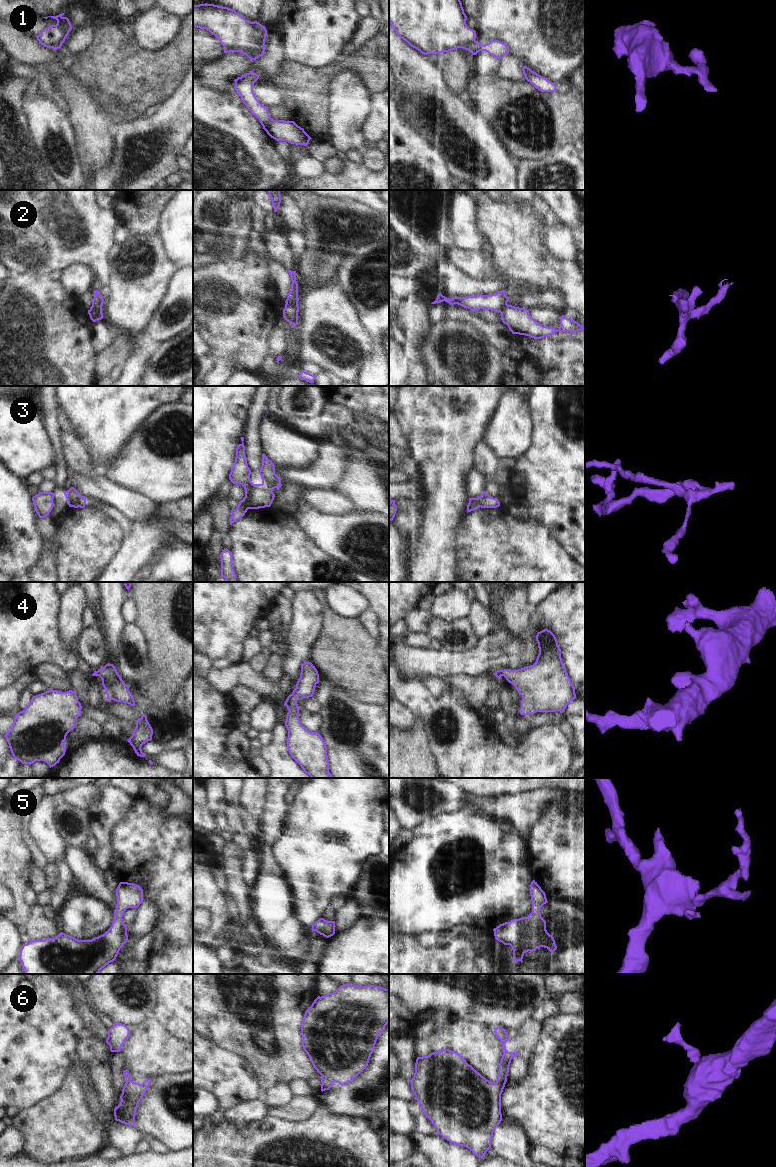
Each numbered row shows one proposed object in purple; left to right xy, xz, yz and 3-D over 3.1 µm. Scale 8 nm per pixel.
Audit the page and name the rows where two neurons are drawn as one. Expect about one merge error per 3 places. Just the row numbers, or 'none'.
1, 2, 3

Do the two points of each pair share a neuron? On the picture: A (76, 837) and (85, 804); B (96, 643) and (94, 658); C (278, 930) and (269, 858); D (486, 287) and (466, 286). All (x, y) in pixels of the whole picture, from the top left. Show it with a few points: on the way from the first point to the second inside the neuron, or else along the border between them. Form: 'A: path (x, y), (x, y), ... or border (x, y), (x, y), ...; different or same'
A: border (62, 800), (87, 811); different
B: path (94, 647), (94, 654); same
C: path (275, 912), (272, 900), (272, 876); same
D: path (481, 287), (471, 287); same

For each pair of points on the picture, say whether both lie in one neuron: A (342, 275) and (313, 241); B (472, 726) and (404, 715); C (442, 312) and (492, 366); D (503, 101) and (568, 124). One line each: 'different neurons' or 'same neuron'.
A: different neurons
B: different neurons
C: different neurons
D: same neuron

